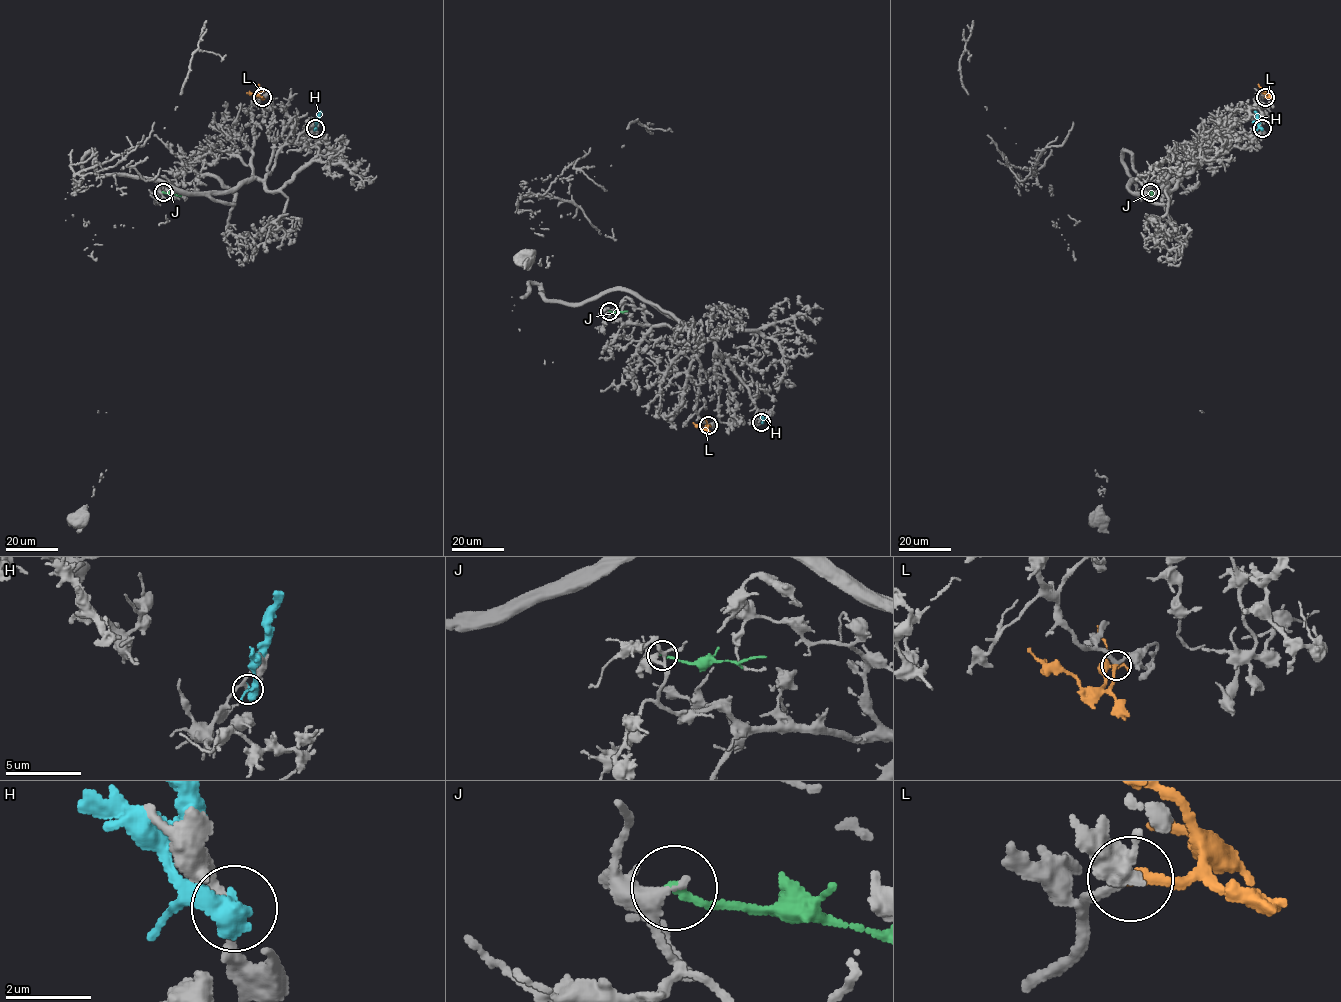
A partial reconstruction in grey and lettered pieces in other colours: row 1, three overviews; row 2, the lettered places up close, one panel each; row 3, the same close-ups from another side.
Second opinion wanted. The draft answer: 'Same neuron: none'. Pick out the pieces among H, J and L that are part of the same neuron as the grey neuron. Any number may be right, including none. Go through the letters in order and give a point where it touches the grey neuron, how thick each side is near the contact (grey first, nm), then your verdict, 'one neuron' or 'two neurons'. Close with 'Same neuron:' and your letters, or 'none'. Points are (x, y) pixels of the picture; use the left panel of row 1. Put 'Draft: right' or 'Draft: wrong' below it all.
H: (315, 128) | 170/600 nm | two neurons
J: (163, 192) | 240/180 nm | two neurons
L: (262, 97) | 220/260 nm | one neuron
Same neuron: L
Draft: wrong

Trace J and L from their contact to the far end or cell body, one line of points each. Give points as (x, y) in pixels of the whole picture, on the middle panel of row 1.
J: (609, 310), (627, 311)
L: (708, 425), (706, 430), (705, 418)

